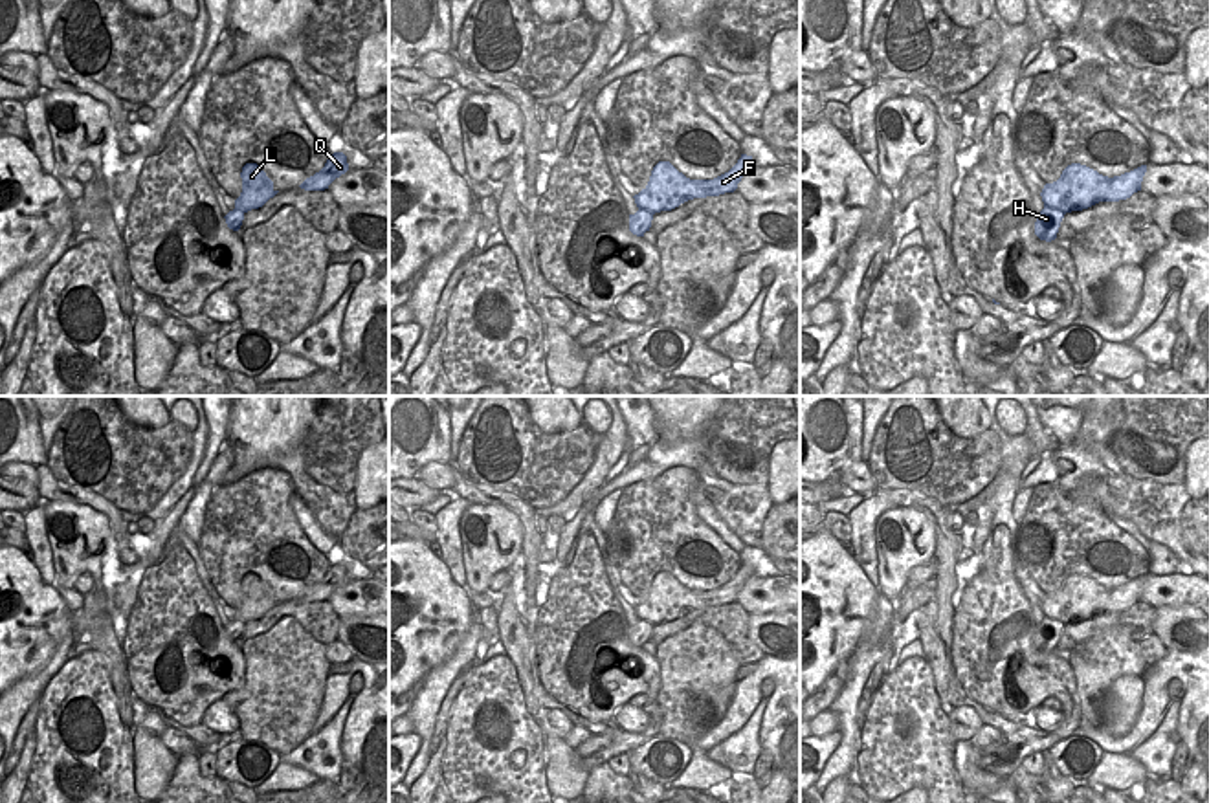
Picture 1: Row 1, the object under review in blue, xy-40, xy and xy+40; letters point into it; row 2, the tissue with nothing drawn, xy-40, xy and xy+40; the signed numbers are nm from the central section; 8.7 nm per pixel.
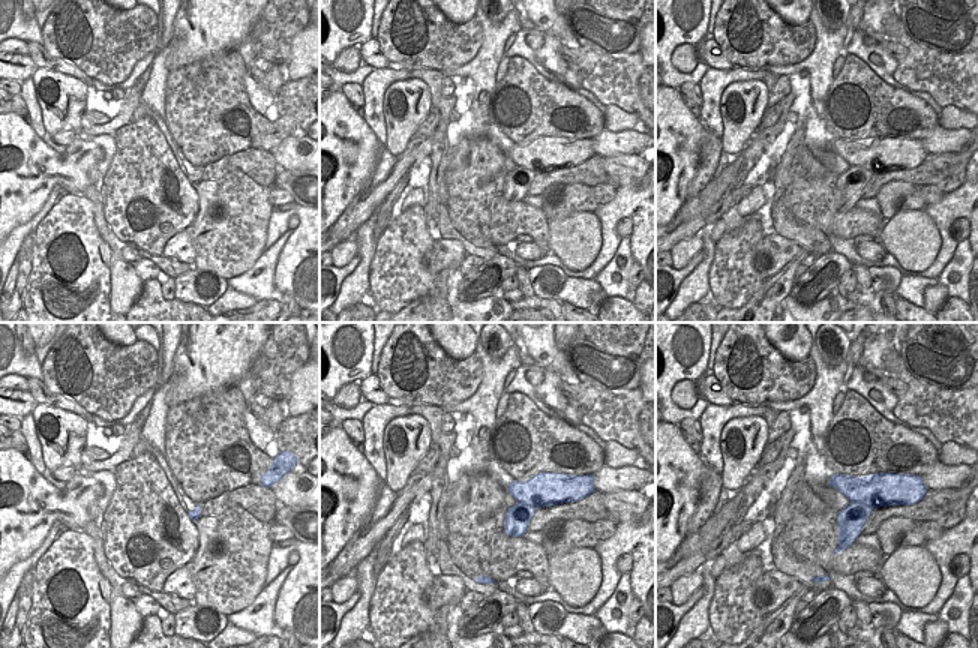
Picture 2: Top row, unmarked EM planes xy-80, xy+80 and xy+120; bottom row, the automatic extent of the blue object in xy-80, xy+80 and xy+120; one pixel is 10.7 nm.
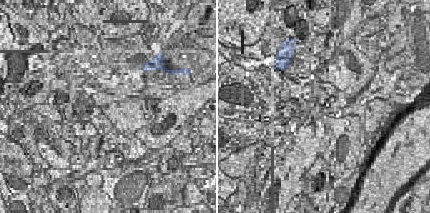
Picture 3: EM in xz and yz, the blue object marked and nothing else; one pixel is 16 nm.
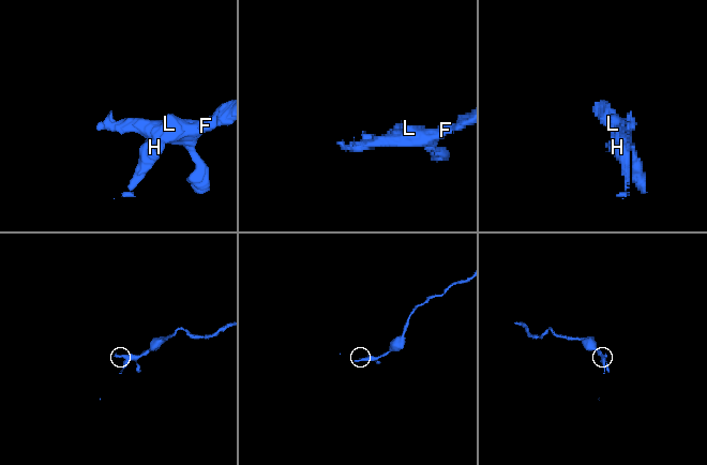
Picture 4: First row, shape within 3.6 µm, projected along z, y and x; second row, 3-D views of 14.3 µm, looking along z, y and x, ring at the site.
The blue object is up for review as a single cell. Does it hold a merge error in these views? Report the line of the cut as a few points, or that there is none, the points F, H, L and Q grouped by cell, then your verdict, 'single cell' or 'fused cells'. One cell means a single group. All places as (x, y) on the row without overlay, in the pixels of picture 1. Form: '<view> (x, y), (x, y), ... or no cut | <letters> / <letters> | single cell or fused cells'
xy+40 (1044, 615), (1064, 624) | F L Q / H | fused cells

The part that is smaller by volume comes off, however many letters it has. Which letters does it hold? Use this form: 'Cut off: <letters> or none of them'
Cut off: H.

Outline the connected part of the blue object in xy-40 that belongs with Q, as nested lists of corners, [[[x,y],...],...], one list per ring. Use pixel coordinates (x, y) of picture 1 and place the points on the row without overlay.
[[[334,563],[327,570],[325,578],[314,587],[306,588],[299,598],[305,601],[325,601],[328,596],[349,581],[347,566]]]

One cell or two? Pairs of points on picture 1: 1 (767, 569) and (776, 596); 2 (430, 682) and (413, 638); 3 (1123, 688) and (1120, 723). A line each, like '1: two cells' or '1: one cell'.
1: two cells
2: two cells
3: one cell

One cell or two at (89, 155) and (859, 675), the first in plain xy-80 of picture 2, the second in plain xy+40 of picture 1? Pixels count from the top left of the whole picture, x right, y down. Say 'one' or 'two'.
two

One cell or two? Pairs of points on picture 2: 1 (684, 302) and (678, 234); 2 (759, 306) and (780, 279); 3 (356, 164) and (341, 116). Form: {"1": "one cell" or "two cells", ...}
{"1": "two cells", "2": "one cell", "3": "one cell"}

